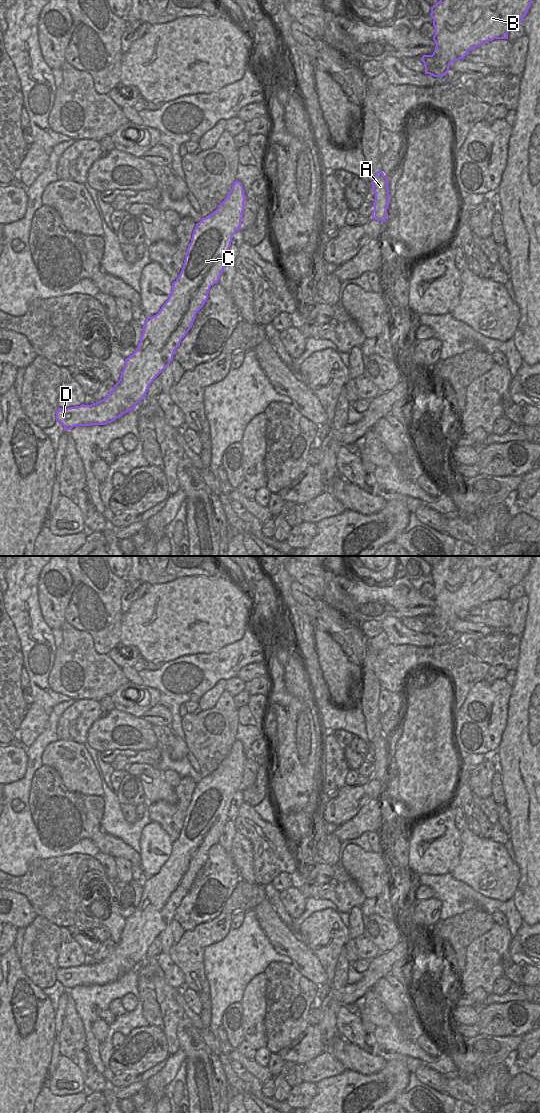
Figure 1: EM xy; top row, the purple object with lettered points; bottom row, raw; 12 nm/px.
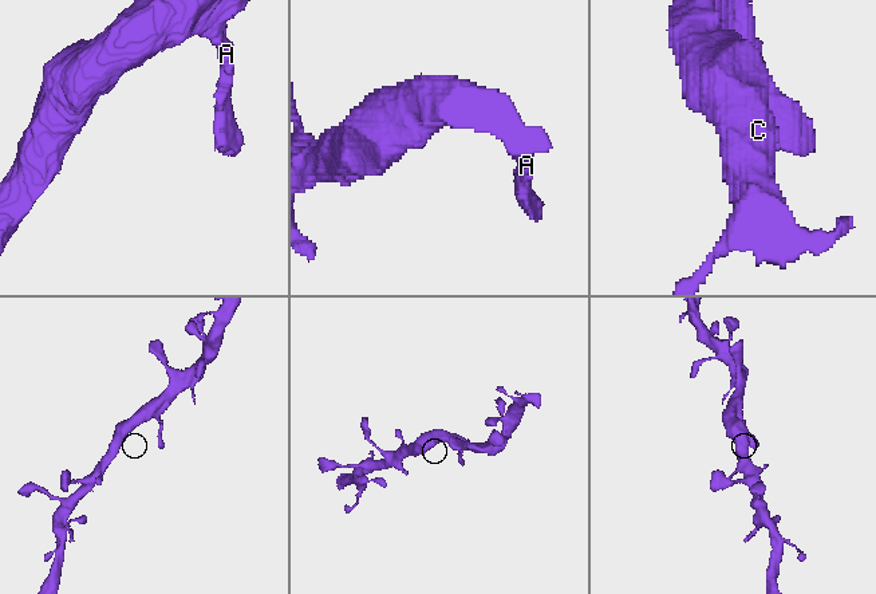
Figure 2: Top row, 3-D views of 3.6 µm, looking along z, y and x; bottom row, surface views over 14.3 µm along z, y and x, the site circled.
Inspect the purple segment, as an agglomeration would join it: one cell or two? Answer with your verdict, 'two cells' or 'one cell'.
one cell

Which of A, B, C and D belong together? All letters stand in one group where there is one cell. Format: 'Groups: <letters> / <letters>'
Groups: A B C D

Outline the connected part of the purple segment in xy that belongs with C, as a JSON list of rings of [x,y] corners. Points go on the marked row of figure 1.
[[[236,180],[218,208],[196,224],[187,248],[183,268],[179,277],[172,283],[169,298],[156,315],[146,318],[140,342],[135,352],[125,359],[120,380],[104,399],[96,403],[82,404],[67,409],[59,407],[56,412],[56,421],[59,421],[66,430],[75,426],[111,423],[123,414],[134,410],[136,404],[145,398],[150,384],[173,360],[175,350],[192,327],[197,312],[207,301],[210,288],[218,283],[228,261],[233,235],[241,229],[246,199],[241,182]]]

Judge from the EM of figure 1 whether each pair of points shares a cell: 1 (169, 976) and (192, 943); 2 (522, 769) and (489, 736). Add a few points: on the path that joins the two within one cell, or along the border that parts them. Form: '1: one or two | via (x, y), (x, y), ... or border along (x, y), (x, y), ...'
1: two | border along (174, 964), (183, 974), (183, 986)
2: two | border along (507, 723), (501, 736), (495, 760)

